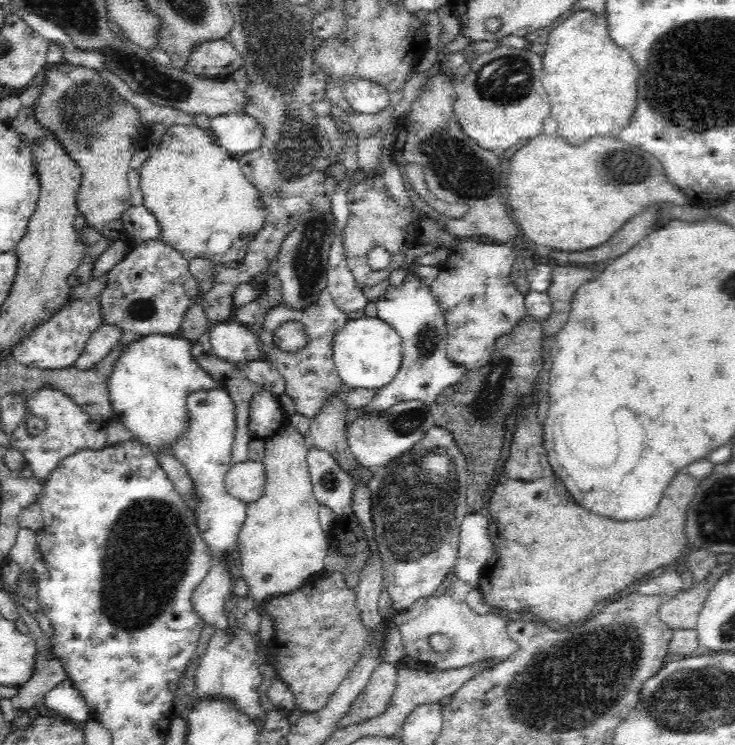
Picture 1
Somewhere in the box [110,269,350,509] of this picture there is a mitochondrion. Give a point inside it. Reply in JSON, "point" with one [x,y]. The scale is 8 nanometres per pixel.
{"point":[142,309]}

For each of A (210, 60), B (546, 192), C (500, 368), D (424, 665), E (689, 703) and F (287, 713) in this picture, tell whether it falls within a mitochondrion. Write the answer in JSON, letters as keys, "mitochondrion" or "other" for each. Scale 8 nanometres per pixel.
{"A":"other","B":"other","C":"mitochondrion","D":"other","E":"mitochondrion","F":"other"}

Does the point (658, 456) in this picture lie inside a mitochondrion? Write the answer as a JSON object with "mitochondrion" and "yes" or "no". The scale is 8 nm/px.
{"mitochondrion":"no"}

